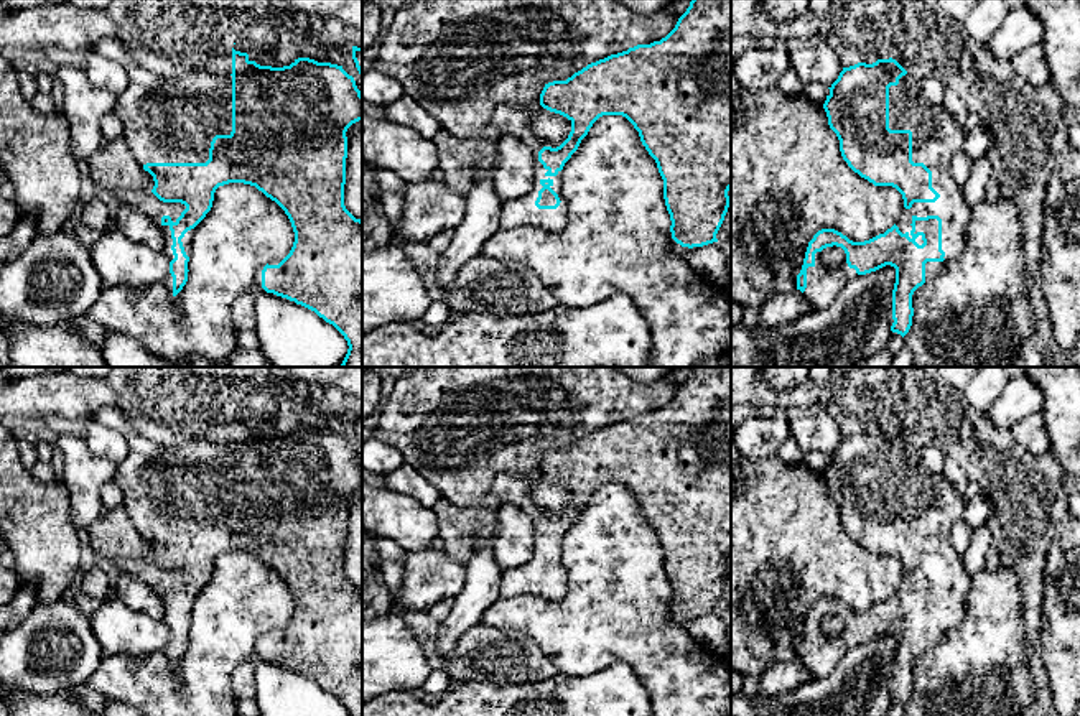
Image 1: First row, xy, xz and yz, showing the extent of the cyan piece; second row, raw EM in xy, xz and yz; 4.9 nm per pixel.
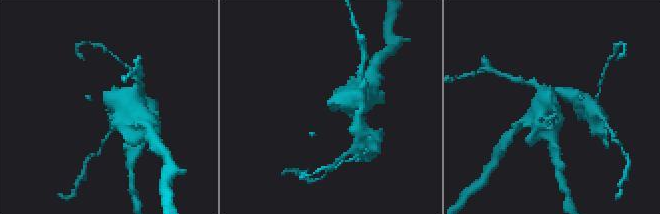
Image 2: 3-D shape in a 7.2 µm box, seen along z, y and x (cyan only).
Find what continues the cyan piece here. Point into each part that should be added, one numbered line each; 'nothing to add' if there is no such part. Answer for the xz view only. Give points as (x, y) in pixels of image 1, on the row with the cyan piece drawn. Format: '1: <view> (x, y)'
1: xz (507, 120)

